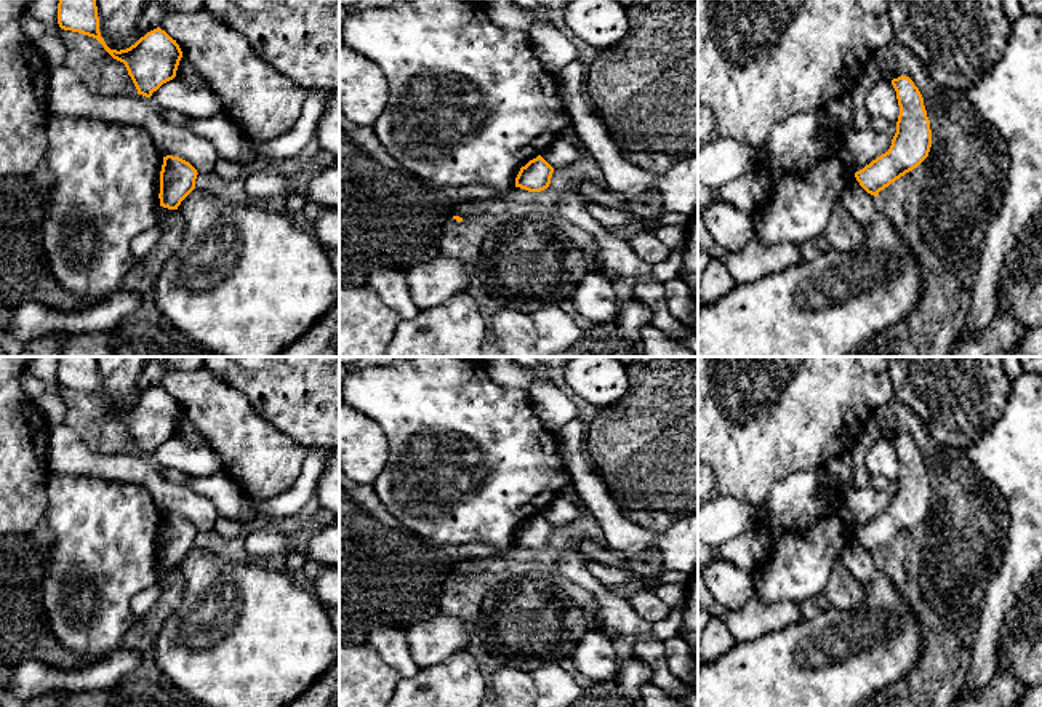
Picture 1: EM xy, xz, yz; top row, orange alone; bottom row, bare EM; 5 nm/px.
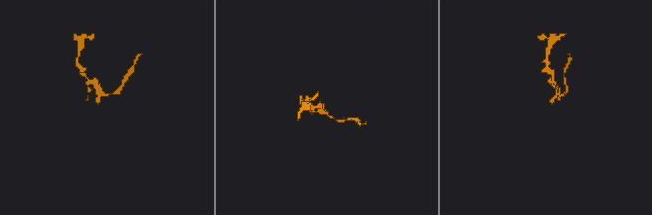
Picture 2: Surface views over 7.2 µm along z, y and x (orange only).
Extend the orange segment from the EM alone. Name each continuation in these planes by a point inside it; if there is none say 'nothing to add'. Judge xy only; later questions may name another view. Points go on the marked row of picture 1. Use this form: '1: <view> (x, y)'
nothing to add

